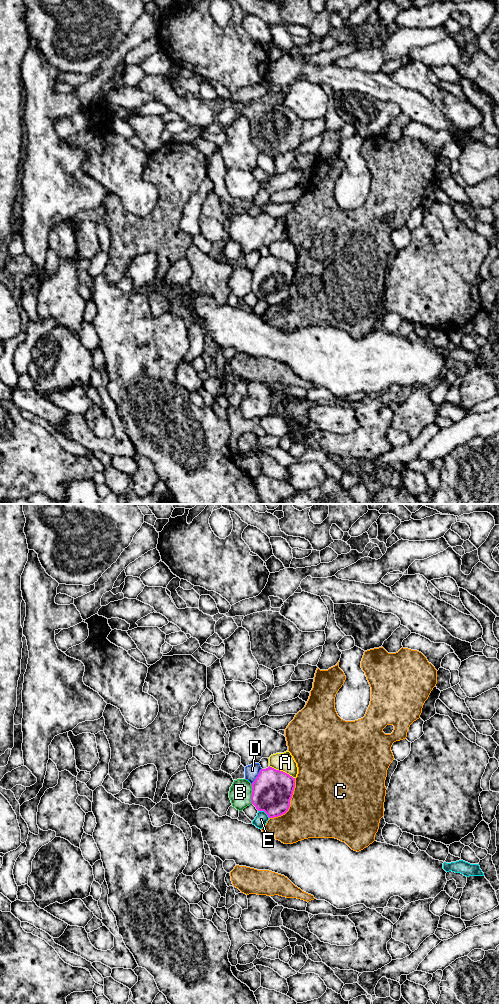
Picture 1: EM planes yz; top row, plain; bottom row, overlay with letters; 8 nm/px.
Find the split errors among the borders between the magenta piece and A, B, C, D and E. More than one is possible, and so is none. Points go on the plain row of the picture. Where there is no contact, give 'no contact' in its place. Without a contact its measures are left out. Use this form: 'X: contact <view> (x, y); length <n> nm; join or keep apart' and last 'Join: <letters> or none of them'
A: contact yz (282, 259); length 240 nm; keep apart
B: contact yz (252, 282); length 160 nm; keep apart
C: contact yz (289, 291); length 380 nm; keep apart
D: contact yz (257, 264); length 160 nm; keep apart
E: contact yz (264, 299); length 110 nm; keep apart
Join: none of them

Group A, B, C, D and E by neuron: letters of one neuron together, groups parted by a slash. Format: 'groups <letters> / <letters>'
groups A / B / C / D / E

